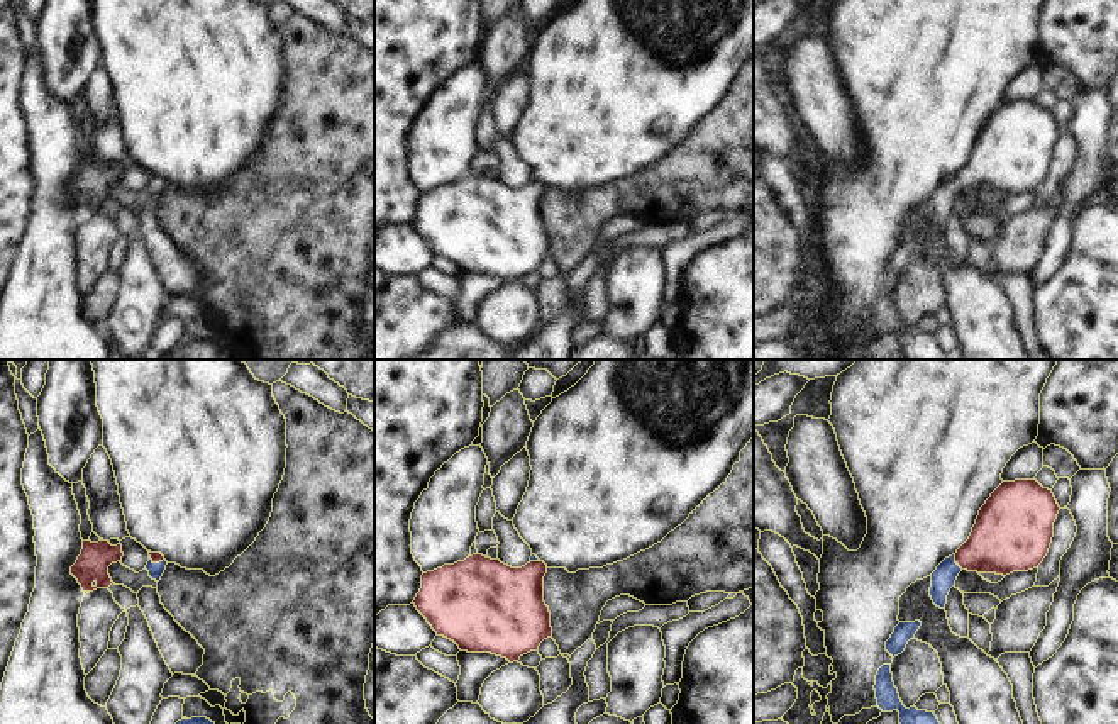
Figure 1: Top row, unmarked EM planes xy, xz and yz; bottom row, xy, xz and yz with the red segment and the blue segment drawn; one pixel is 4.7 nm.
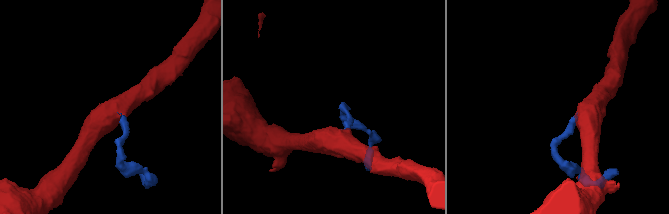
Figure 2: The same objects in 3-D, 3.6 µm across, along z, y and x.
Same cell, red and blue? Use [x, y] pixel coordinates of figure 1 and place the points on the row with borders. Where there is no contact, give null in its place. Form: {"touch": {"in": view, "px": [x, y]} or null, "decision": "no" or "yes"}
{"touch": {"in": "yz", "px": [956, 562]}, "decision": "yes"}

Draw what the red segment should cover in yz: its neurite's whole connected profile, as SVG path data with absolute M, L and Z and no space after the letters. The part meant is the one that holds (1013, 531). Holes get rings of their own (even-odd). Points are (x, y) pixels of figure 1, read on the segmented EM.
M1035 478L1003 482L981 507L969 539L932 573L933 604L945 609L947 595L962 570L1006 576L1037 568L1049 553L1059 510L1052 490L1043 488Z

